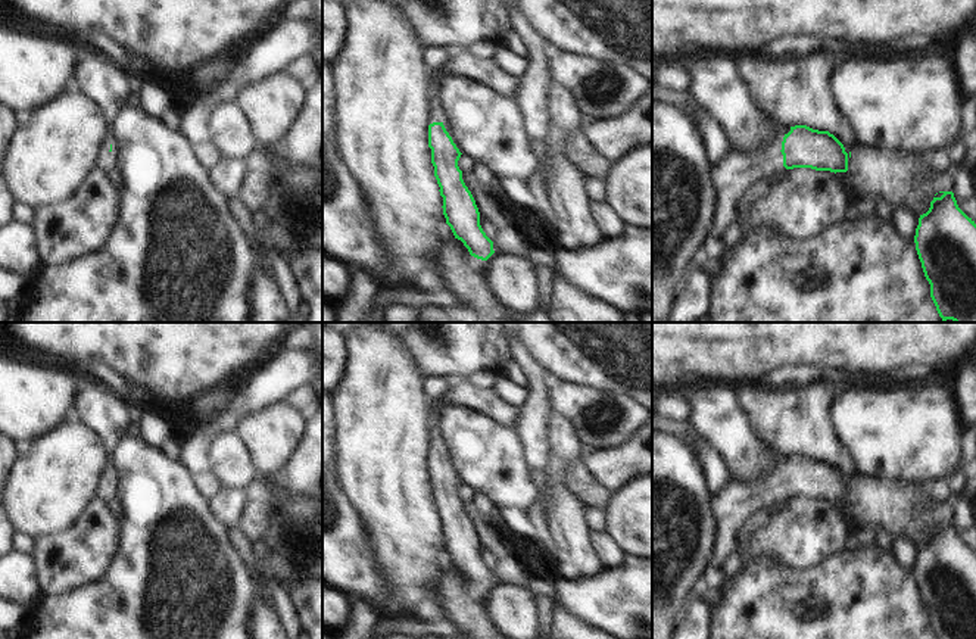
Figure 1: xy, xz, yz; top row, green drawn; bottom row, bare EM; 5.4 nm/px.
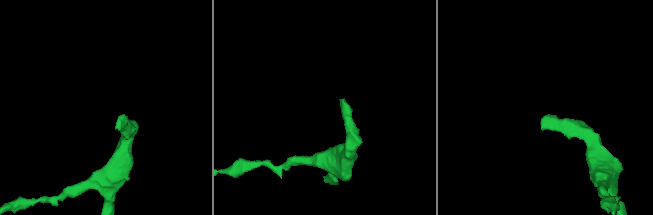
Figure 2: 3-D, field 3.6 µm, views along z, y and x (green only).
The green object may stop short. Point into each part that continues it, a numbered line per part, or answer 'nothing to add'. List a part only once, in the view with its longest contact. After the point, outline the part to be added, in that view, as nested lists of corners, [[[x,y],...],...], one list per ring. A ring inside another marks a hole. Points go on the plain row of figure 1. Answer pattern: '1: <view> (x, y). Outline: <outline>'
1: yz (735, 502). Outline: [[[767,479],[760,484],[730,480],[717,495],[712,495],[712,517],[717,540],[712,564],[721,567],[730,551],[738,546],[736,534],[742,524],[757,511],[783,496],[780,480]]]

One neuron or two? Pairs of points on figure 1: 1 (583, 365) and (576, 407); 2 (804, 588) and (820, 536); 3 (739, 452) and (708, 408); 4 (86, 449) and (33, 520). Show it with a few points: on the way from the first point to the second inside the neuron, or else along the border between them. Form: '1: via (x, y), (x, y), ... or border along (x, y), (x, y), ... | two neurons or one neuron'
1: border along (561, 382), (613, 390) | two neurons
2: border along (841, 552), (804, 569), (791, 569), (776, 561) | two neurons
3: via (736, 442), (719, 418) | one neuron
4: via (68, 467), (55, 480), (41, 502) | one neuron

